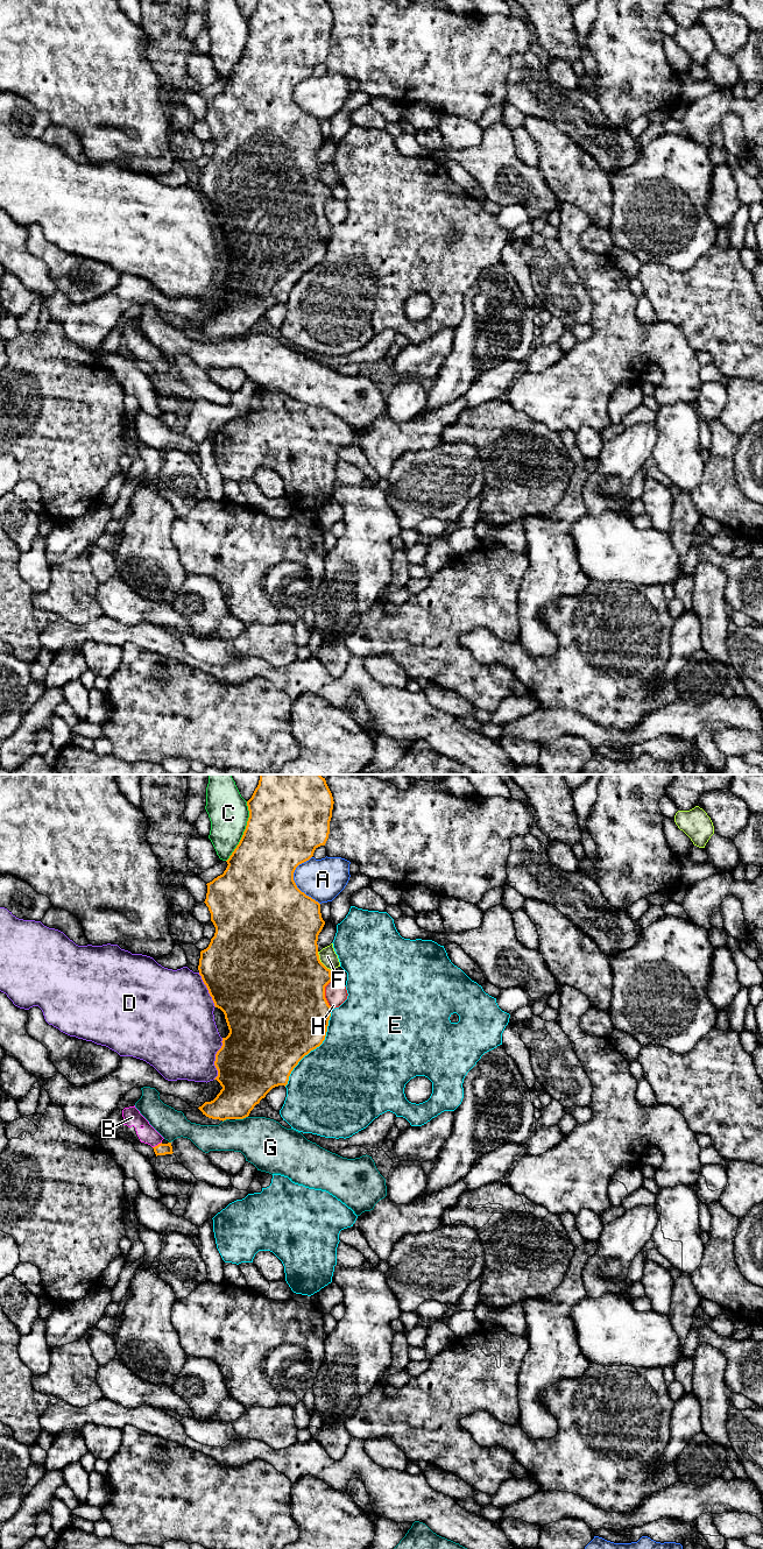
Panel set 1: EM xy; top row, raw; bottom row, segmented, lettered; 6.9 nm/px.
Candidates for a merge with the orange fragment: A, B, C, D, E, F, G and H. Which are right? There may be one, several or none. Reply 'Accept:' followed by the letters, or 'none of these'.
Accept: B

